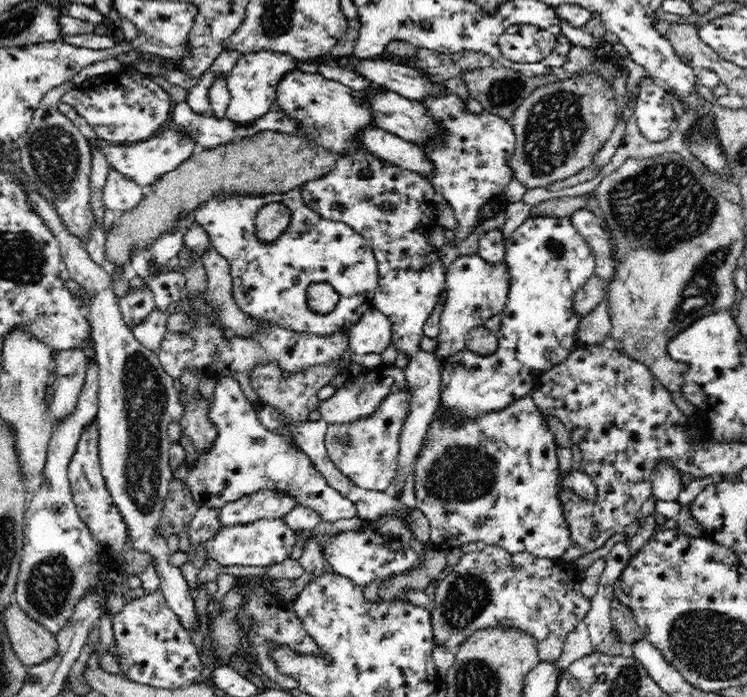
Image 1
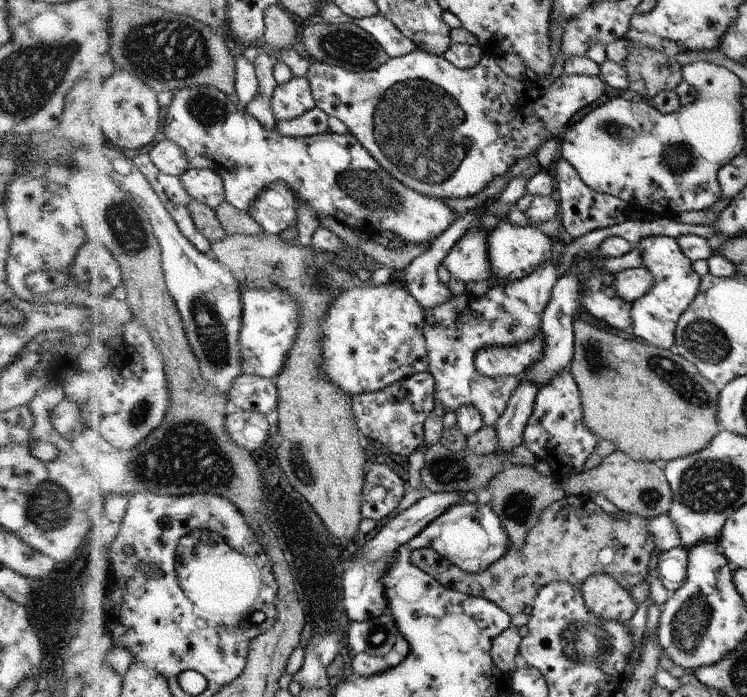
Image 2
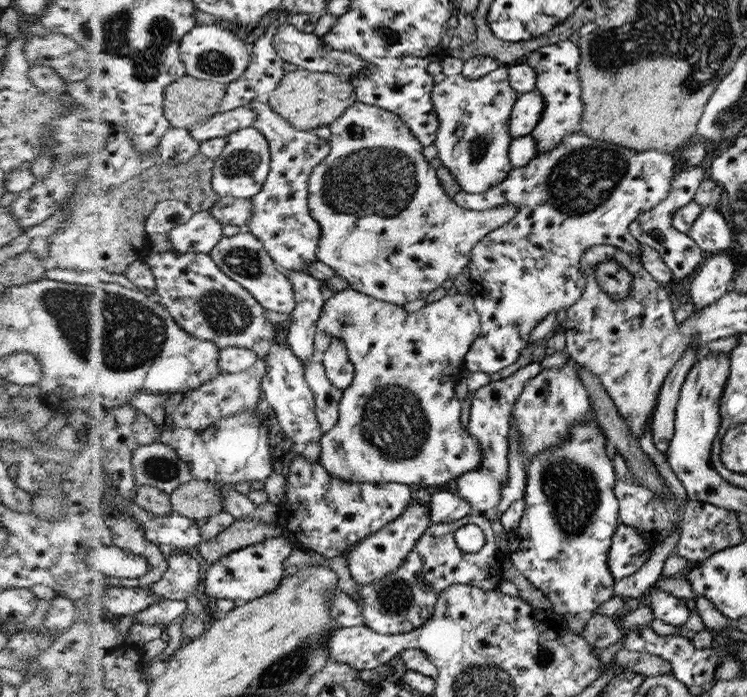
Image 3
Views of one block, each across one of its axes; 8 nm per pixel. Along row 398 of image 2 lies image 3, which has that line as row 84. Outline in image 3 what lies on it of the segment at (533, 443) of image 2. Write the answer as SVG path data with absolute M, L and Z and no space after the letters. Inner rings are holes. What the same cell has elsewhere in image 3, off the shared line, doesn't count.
M562 41L548 46L541 46L527 54L523 61L535 70L536 89L543 93L546 108L542 118L530 136L536 141L537 152L550 152L560 141L582 123L586 105L583 101L582 81L579 79L579 47L574 42Z

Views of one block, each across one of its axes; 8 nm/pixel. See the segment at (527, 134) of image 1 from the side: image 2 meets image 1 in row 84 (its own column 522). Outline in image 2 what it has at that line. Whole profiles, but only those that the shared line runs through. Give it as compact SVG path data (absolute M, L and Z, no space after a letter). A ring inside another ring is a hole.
M564 495L542 511L538 522L529 530L525 536L524 544L519 549L510 545L503 557L492 563L486 571L481 573L464 572L435 550L424 547L411 552L411 563L419 569L423 569L442 586L456 589L463 596L488 599L504 609L504 612L512 613L512 616L522 612L526 606L532 606L540 590L555 581L566 581L575 587L582 587L582 584L592 575L603 574L613 576L614 580L619 581L622 588L630 591L636 584L647 580L647 564L650 564L650 556L655 549L655 542L652 535L647 532L648 519L627 513L623 513L623 515L624 520L612 518L602 511L589 496Z

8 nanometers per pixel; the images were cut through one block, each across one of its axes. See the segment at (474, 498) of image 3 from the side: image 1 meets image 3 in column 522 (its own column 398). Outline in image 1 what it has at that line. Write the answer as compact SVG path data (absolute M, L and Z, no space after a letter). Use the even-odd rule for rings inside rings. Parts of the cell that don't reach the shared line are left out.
M379 365L376 368L366 369L362 374L348 379L342 387L337 388L331 398L321 401L319 413L326 424L352 424L352 422L370 419L379 410L384 398L388 398L394 394L394 391L406 385L405 370L395 365Z

